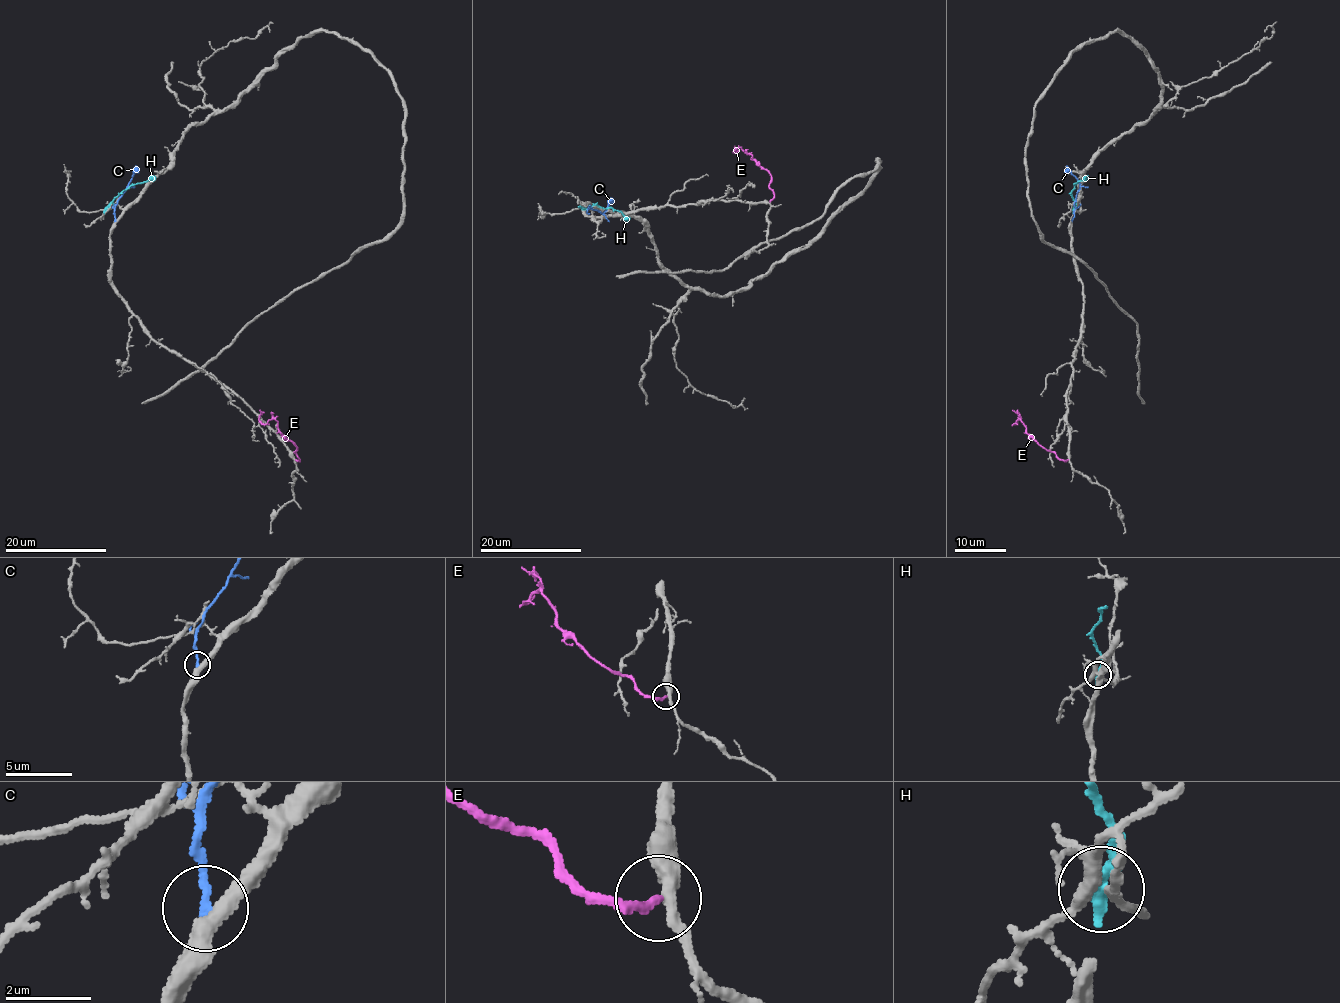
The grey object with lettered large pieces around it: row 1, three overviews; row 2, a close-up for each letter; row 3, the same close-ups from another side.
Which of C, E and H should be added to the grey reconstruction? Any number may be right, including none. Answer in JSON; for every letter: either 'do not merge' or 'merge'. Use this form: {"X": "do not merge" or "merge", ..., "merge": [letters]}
{"C": "do not merge", "E": "merge", "H": "do not merge", "merge": ["E"]}

